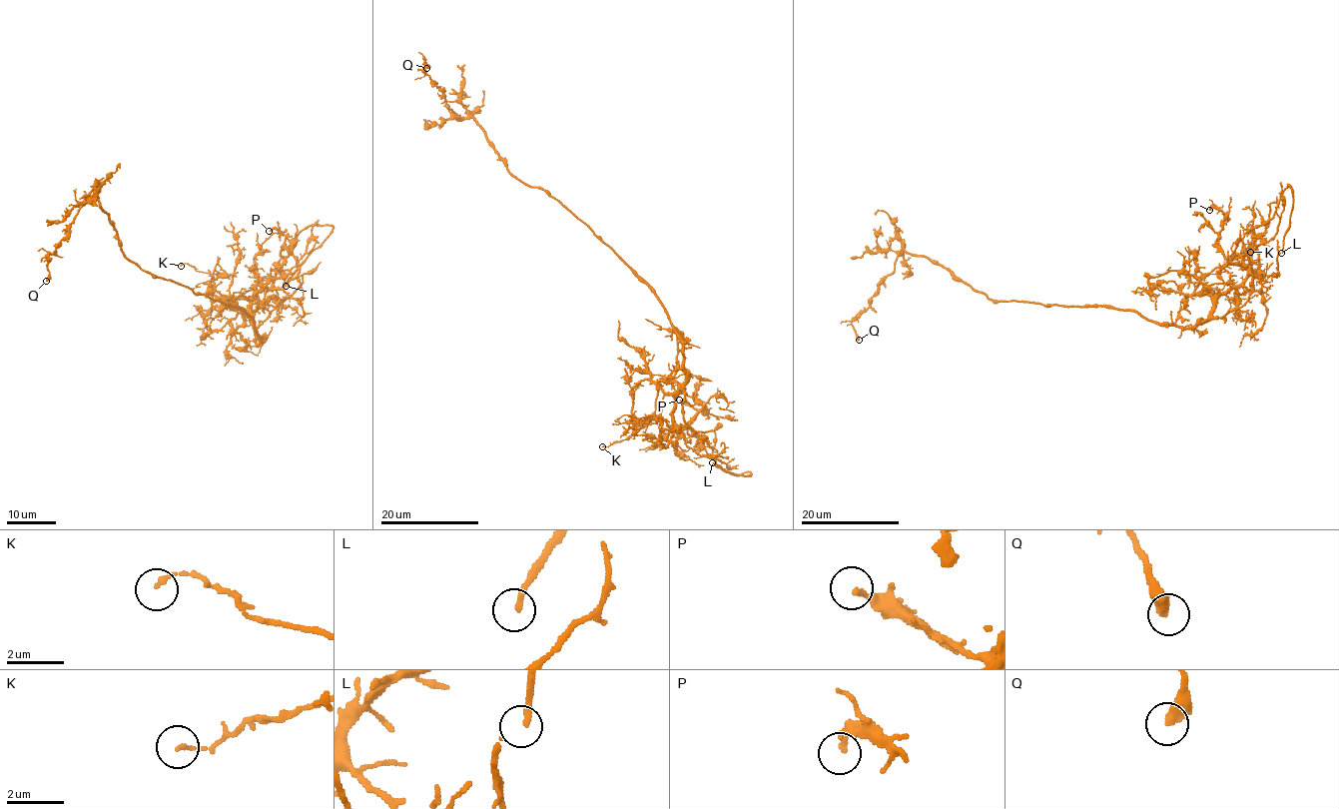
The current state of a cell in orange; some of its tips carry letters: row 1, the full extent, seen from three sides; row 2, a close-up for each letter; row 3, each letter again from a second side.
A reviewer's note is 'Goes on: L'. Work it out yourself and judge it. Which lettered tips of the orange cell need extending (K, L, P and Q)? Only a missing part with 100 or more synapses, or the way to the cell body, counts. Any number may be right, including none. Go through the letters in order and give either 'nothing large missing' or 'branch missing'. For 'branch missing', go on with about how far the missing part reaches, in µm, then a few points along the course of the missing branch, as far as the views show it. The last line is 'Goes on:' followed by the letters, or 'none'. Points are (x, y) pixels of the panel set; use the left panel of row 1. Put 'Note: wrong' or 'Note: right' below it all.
K: nothing large missing
L: branch missing; missing 25 µm; course (286, 286), (280, 303), (254, 324), (291, 321), (299, 318), (312, 304)
P: nothing large missing
Q: nothing large missing
Goes on: L
Note: right

